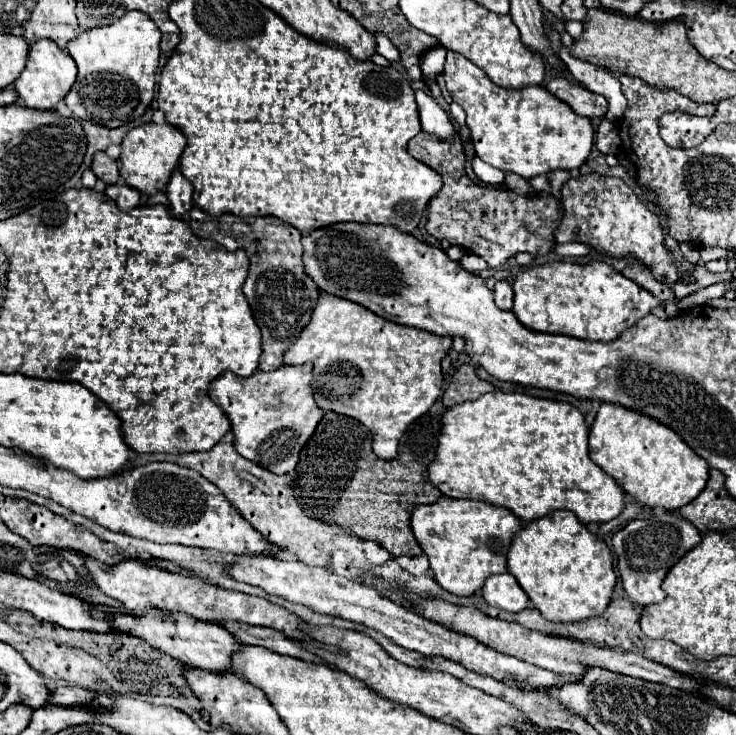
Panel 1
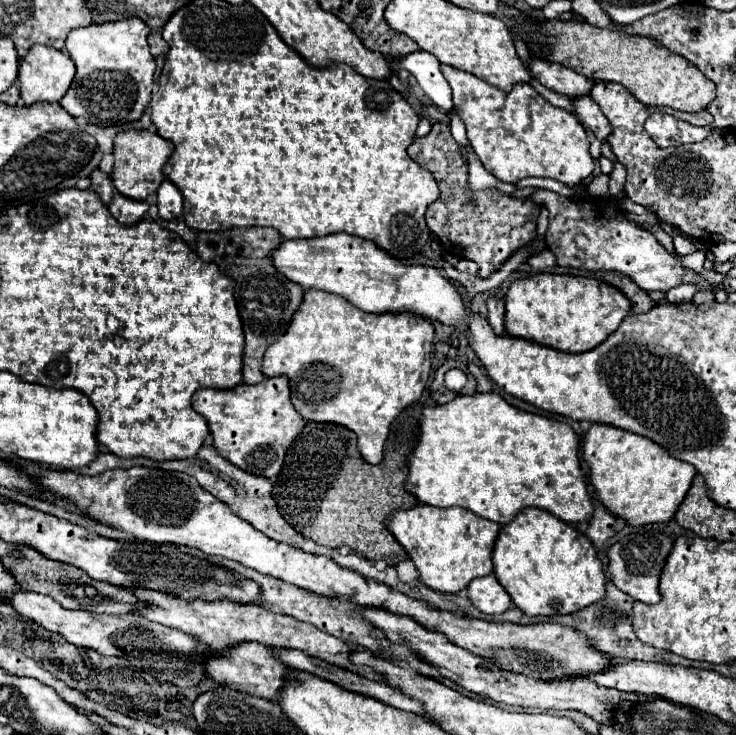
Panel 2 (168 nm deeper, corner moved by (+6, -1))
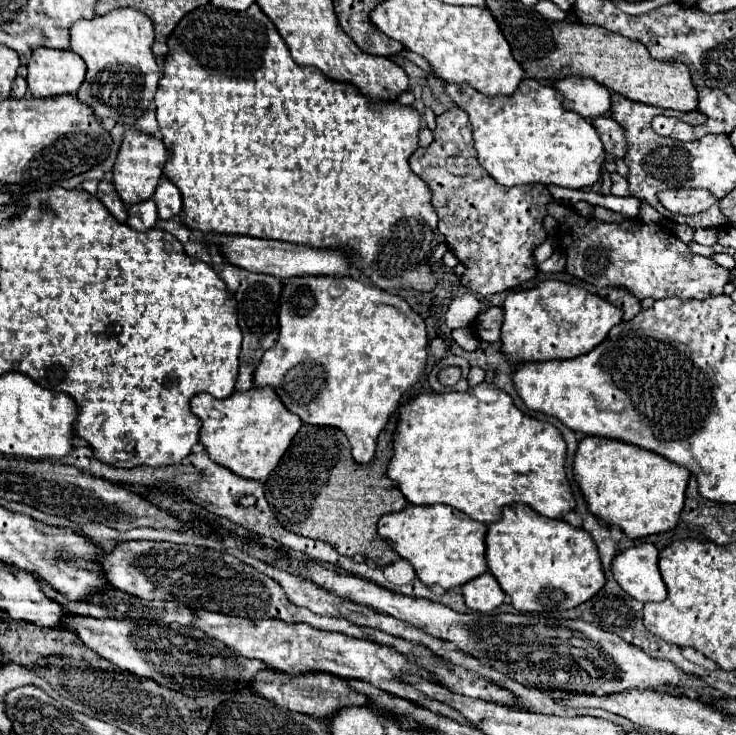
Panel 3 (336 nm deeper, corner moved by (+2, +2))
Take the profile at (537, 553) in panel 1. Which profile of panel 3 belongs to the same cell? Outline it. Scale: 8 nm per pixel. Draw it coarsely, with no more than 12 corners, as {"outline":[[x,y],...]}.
{"outline":[[524,503],[488,525],[486,559],[518,611],[604,587],[590,533]]}

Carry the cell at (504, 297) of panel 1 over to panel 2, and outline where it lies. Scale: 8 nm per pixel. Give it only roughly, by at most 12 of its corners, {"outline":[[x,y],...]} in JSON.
{"outline":[[488,300],[488,322],[496,336],[504,334],[504,302]]}

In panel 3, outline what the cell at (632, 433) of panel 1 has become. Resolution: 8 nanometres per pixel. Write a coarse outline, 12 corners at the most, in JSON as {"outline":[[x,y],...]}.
{"outline":[[588,435],[588,509],[638,539],[676,527],[690,471]]}

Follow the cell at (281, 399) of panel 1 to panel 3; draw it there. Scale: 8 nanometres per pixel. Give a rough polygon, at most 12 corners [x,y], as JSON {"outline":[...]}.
{"outline":[[272,387],[190,401],[212,461],[266,479],[302,419]]}

